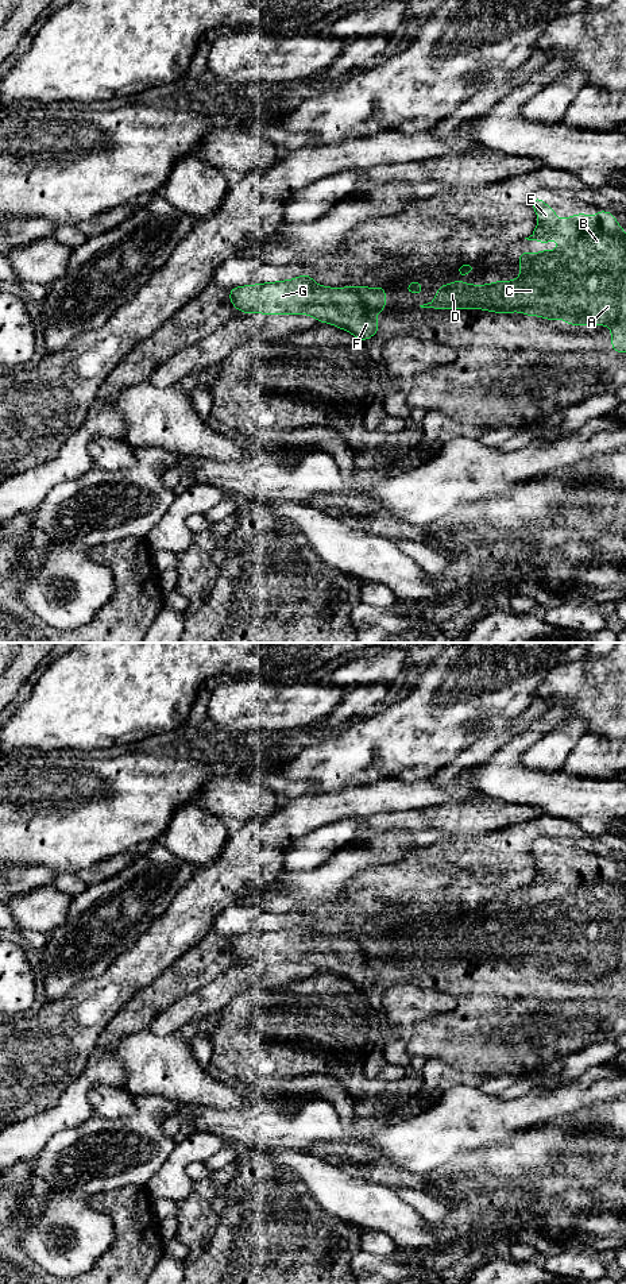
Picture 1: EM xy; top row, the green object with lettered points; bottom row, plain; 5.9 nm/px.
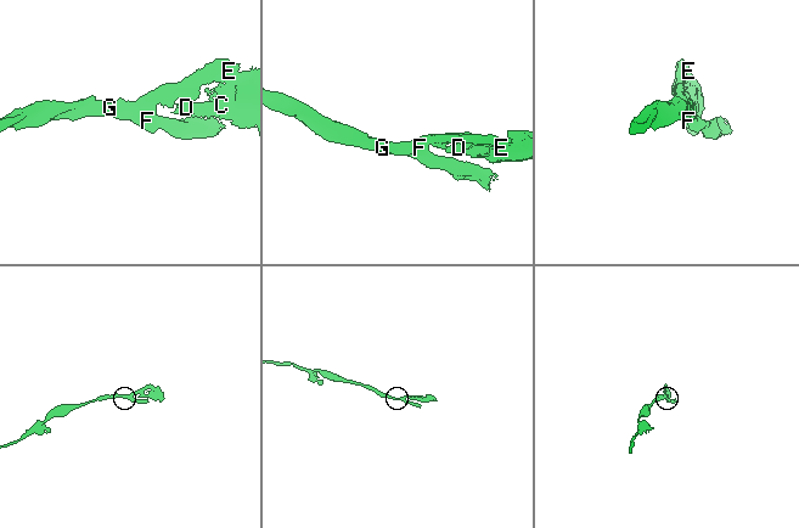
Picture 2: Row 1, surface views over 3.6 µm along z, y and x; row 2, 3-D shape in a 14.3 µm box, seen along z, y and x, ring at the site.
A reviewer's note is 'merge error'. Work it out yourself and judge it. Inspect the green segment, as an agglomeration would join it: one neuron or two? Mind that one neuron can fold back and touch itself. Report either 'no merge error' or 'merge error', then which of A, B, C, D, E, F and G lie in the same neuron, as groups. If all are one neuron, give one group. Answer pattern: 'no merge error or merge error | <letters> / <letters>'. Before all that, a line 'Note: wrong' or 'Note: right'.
Note: right
merge error | A B C D E / F G

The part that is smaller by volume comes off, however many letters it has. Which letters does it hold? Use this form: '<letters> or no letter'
A, B, C, D, E

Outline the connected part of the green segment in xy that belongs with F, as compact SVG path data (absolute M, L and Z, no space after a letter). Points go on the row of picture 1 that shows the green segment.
M309 274L228 290L229 301L243 313L305 313L313 316L316 321L348 331L359 342L372 338L379 331L376 317L356 293L321 286Z

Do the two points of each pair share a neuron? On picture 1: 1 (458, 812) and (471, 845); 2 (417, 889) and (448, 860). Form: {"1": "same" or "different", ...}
{"1": "different", "2": "same"}

